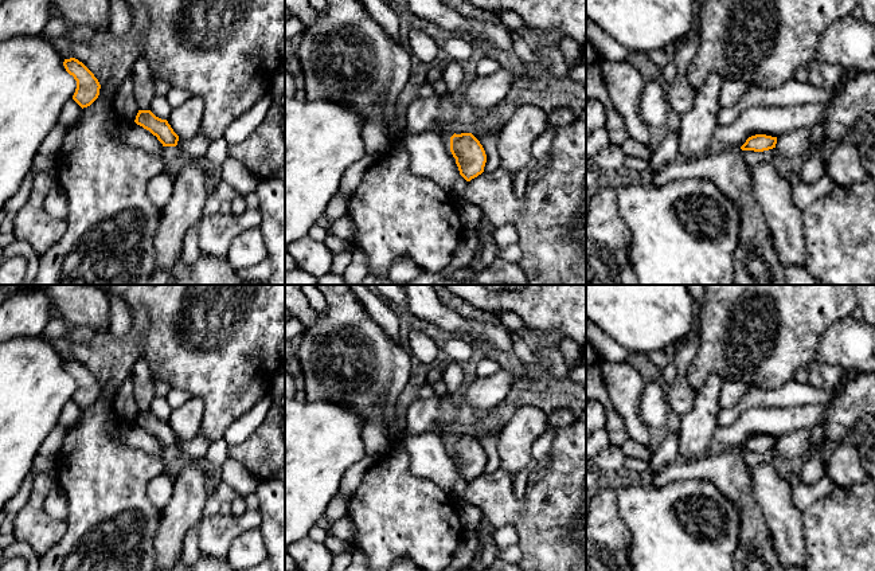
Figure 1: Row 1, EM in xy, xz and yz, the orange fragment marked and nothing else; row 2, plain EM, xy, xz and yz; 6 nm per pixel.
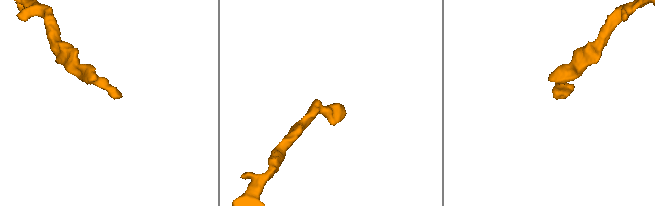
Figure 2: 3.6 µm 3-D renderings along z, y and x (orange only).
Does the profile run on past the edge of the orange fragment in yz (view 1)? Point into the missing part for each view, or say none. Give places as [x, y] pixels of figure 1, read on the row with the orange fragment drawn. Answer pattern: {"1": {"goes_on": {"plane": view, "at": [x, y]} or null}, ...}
{"1": {"goes_on": {"plane": "yz", "at": [756, 262]}}}

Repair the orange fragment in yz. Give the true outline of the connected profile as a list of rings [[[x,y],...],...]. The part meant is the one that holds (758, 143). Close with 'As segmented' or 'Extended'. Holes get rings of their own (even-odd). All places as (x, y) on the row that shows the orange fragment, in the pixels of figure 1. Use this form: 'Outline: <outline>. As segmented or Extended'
Outline: [[[755,134],[741,148],[727,146],[719,153],[671,159],[648,183],[649,187],[663,187],[680,179],[708,179],[737,204],[741,232],[734,255],[735,285],[788,285],[743,157],[745,150],[763,152],[776,148],[776,144],[777,137]]]. Extended

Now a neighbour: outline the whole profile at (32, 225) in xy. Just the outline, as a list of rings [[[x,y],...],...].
[[[55,171],[38,173],[26,206],[12,216],[16,239],[30,243],[38,255],[58,243],[66,232],[66,220],[52,218],[43,208],[43,202],[55,184]]]

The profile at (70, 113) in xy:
[[[71,98],[62,107],[58,124],[69,129],[78,122],[81,113],[82,107]]]

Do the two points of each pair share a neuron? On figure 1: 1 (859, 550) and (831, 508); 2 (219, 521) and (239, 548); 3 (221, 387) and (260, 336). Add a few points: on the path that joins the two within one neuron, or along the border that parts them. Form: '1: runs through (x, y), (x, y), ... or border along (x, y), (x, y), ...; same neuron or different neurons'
1: runs through (852, 539), (852, 530), (842, 519); same neuron
2: border along (258, 527), (243, 531), (231, 543), (225, 556); different neurons
3: runs through (230, 375), (230, 366), (247, 348); same neuron

